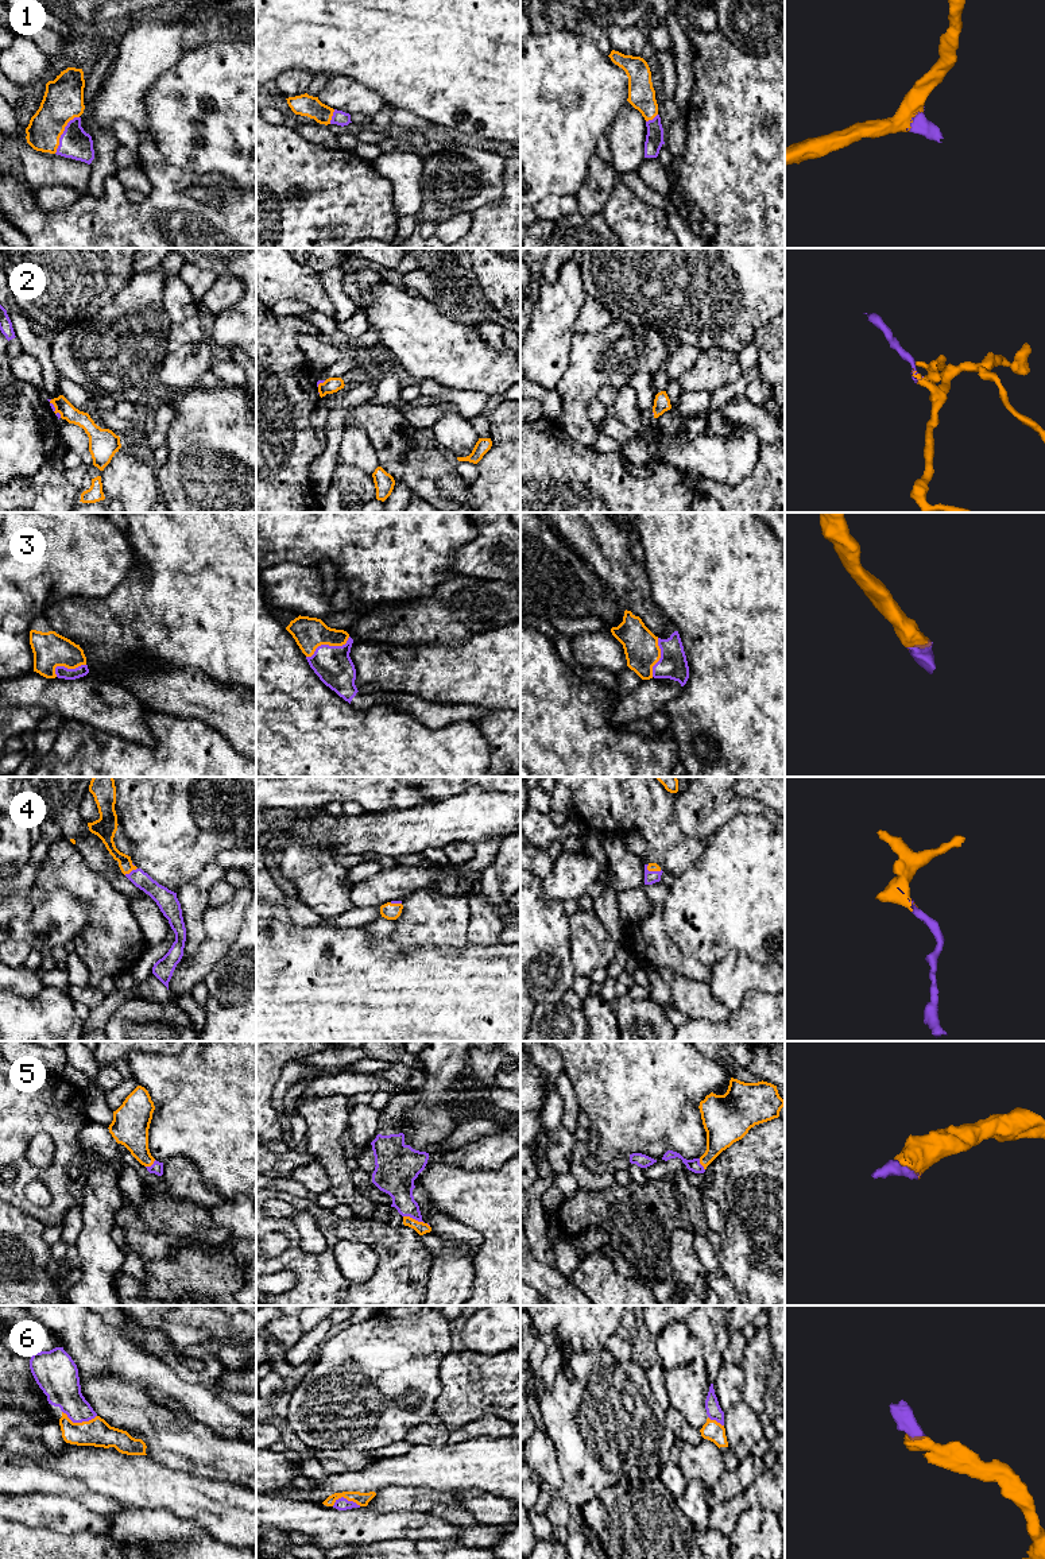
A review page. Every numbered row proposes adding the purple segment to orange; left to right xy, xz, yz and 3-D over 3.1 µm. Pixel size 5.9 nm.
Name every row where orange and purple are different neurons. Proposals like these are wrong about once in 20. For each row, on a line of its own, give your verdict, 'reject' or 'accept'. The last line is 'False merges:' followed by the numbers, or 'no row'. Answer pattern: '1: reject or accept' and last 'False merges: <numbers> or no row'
1: accept
2: accept
3: accept
4: accept
5: accept
6: accept
False merges: no row

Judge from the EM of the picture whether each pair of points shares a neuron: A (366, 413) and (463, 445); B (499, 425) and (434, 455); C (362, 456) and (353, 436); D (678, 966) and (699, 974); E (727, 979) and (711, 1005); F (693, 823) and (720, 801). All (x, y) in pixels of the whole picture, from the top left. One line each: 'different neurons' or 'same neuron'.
A: different neurons
B: different neurons
C: same neuron
D: same neuron
E: different neurons
F: same neuron

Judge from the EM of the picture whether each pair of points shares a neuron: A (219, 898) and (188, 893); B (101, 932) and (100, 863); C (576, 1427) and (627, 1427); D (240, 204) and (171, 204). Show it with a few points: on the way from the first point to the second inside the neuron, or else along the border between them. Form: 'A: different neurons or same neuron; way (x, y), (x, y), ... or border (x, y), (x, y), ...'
A: different neurons; border (223, 878), (211, 888), (208, 905)
B: different neurons; border (78, 848), (82, 861), (99, 874)
C: same neuron; way (588, 1427), (615, 1427)
D: same neuron; way (223, 215), (189, 215)

